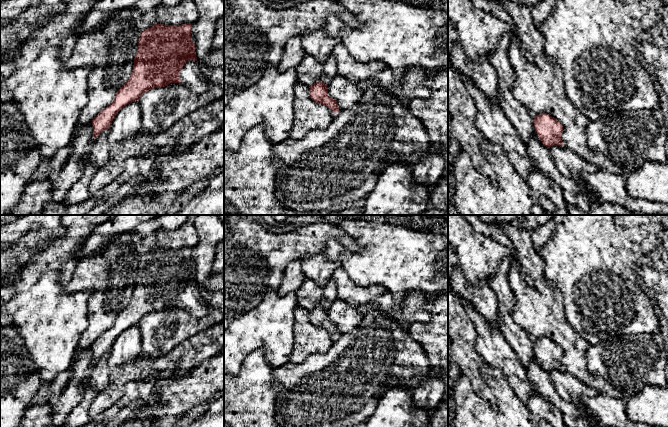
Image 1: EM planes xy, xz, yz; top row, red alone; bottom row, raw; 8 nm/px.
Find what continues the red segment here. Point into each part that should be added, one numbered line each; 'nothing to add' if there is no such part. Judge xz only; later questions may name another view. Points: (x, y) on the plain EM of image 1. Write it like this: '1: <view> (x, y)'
nothing to add

